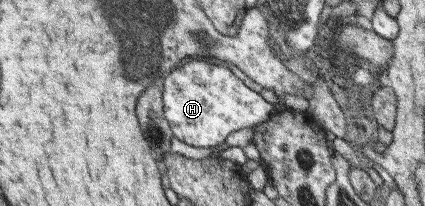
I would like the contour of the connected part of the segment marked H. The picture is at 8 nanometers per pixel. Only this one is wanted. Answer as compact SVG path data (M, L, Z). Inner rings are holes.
M187 59L162 78L162 108L172 137L193 147L221 145L233 131L253 128L267 121L273 109L223 65Z

